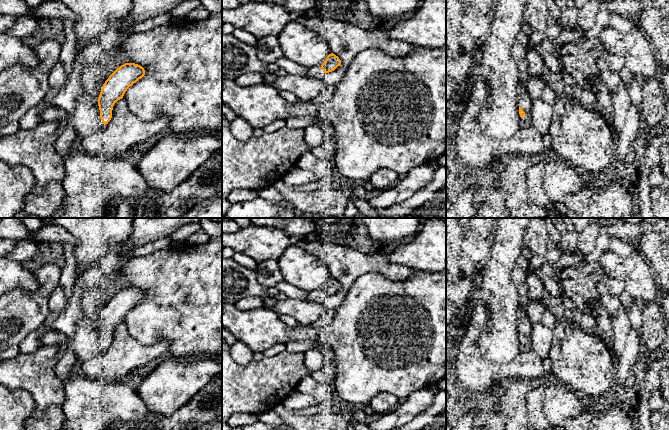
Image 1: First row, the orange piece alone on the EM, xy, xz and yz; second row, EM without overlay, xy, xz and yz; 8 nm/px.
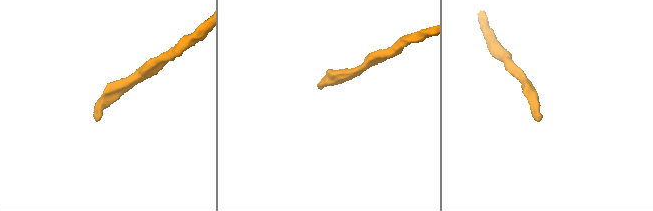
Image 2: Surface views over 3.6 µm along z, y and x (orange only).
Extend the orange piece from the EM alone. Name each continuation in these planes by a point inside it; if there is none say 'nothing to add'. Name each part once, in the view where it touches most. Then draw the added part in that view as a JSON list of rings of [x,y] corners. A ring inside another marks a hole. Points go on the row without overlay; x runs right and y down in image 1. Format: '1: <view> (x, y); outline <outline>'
1: yz (524, 325); outline [[[521,312],[519,315],[519,323],[518,328],[525,336],[525,339],[520,344],[520,350],[523,352],[532,352],[532,345],[531,345],[531,331],[533,325],[531,324],[527,313]]]

